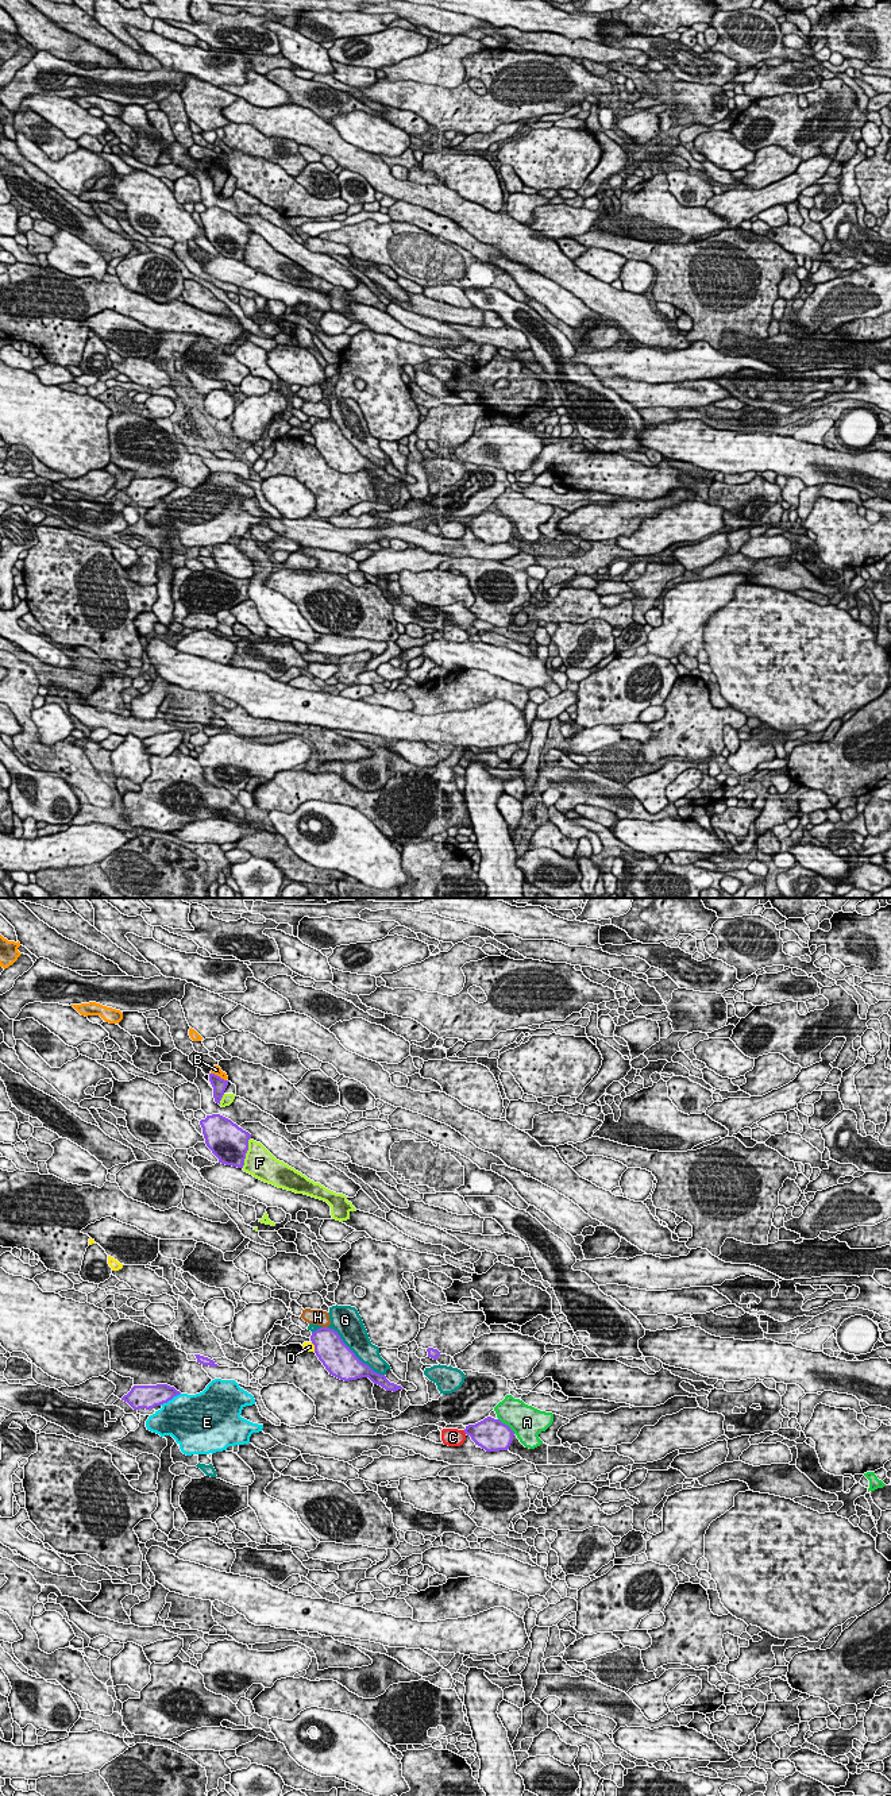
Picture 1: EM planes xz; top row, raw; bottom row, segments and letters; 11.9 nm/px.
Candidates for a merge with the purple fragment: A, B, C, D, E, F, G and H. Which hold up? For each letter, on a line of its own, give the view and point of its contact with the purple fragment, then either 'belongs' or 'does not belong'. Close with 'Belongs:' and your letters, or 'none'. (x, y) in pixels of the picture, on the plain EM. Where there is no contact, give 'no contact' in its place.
A: xz (506, 517) | does not belong
B: xz (219, 169) | does not belong
C: xz (465, 524) | does not belong
D: xz (315, 439) | does not belong
E: xz (169, 492) | does not belong
F: xz (246, 245) | does not belong
G: xz (354, 447) | does not belong
H: xz (326, 420) | does not belong
Belongs: none

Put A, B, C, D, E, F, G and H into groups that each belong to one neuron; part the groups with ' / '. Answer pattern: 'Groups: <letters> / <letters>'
Groups: A / B / C / D / E / F / G / H

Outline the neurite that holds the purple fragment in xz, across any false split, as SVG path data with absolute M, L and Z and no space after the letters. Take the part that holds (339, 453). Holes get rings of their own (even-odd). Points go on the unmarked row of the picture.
M317 421L312 425L310 433L315 438L316 448L329 467L344 474L369 470L374 477L381 478L386 483L396 485L404 482L401 478L390 475L385 467L379 467L367 456L363 456L333 421Z

